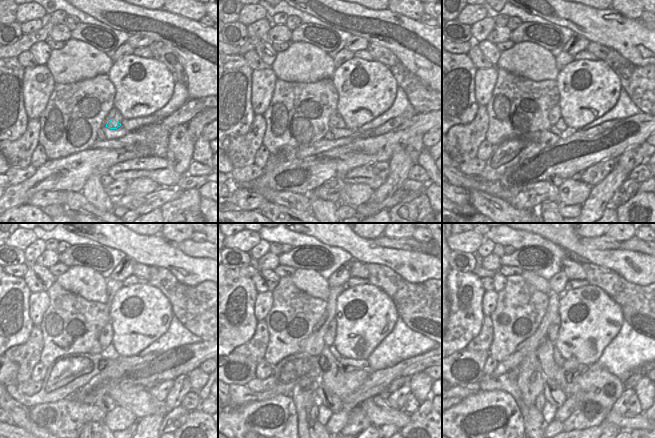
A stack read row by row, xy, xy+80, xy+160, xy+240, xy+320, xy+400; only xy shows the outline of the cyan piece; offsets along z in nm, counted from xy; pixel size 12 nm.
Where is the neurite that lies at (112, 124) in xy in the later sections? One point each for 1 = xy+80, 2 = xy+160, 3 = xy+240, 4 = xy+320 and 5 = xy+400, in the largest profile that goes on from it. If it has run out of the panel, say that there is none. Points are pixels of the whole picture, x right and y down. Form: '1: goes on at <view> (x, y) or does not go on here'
1: goes on at xy+80 (333, 121)
2: goes on at xy+160 (554, 115)
3: goes on at xy+240 (106, 335)
4: goes on at xy+320 (329, 337)
5: goes on at xy+400 (553, 330)

